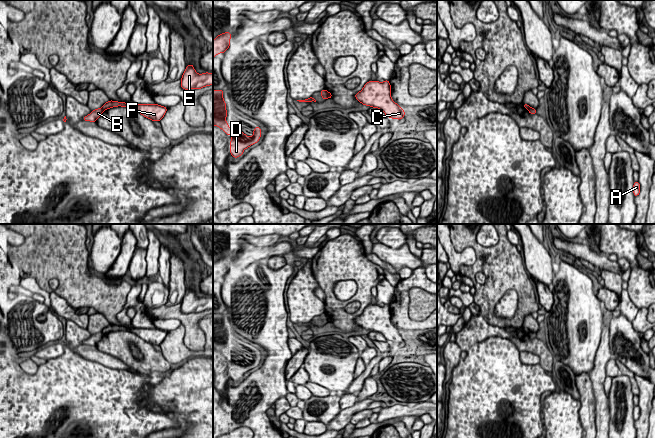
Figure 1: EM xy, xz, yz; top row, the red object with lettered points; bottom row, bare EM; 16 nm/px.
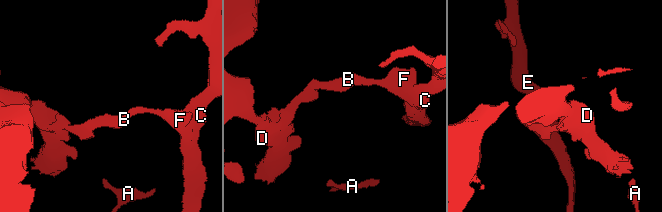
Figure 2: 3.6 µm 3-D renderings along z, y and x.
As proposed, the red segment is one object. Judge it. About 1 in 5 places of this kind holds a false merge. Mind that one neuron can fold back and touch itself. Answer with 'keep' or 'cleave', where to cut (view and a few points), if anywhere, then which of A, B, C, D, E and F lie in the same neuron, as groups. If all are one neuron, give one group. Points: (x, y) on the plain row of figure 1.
cleave; cut xz (326, 315), (328, 321); groups A C E F / B D

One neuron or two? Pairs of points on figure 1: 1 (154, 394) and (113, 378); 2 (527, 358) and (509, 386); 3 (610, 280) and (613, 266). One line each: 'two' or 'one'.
1: two
2: two
3: two

